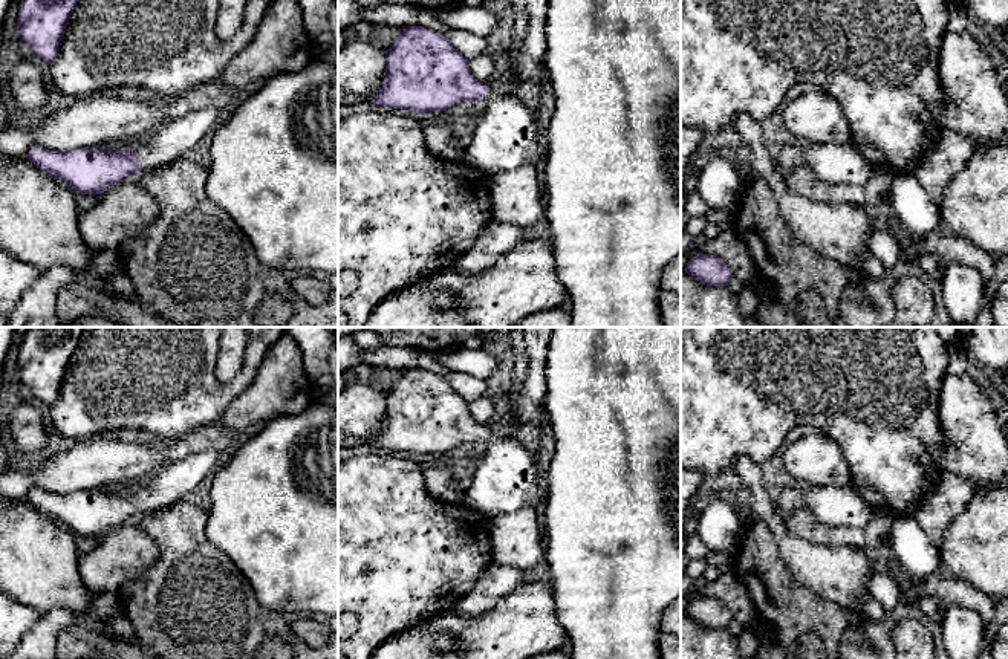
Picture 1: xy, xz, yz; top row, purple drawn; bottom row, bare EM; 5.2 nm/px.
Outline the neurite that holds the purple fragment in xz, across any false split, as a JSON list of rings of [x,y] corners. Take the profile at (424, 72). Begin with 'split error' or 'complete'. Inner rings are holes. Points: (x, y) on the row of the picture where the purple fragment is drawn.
split error | [[[407,26],[385,50],[384,84],[372,99],[413,115],[444,112],[460,101],[485,106],[462,161],[493,176],[545,161],[548,141],[534,113],[508,87],[477,81],[468,60],[436,31]]]

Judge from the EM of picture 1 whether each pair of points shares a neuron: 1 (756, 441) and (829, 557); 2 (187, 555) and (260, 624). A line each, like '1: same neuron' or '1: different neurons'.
1: different neurons
2: same neuron

